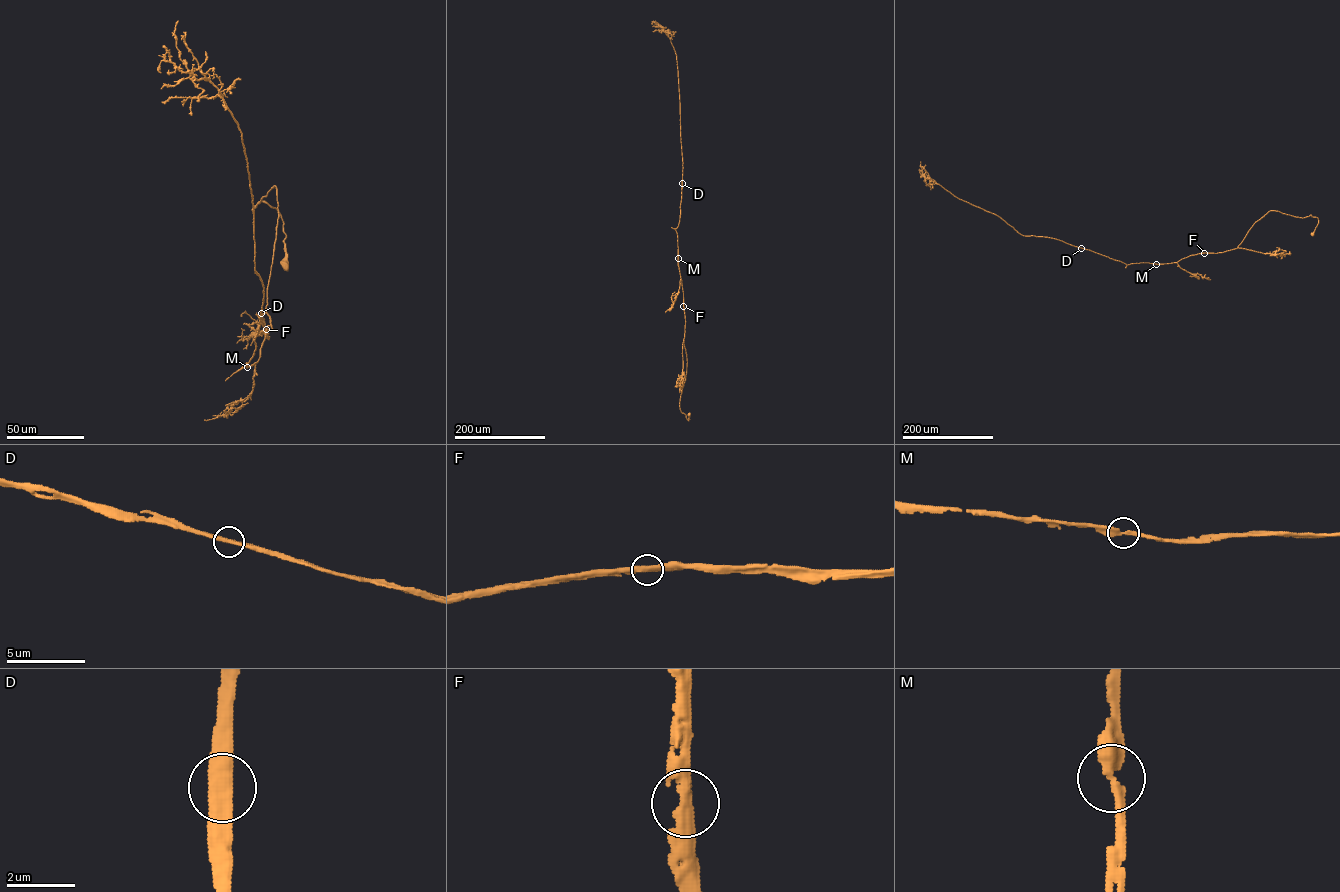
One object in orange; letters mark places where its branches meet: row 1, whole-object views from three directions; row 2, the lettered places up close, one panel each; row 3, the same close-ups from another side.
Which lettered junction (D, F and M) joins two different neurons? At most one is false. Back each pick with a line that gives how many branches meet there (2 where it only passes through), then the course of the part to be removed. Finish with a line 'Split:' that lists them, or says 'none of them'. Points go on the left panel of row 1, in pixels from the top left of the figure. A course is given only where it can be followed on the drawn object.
Split: none of them

